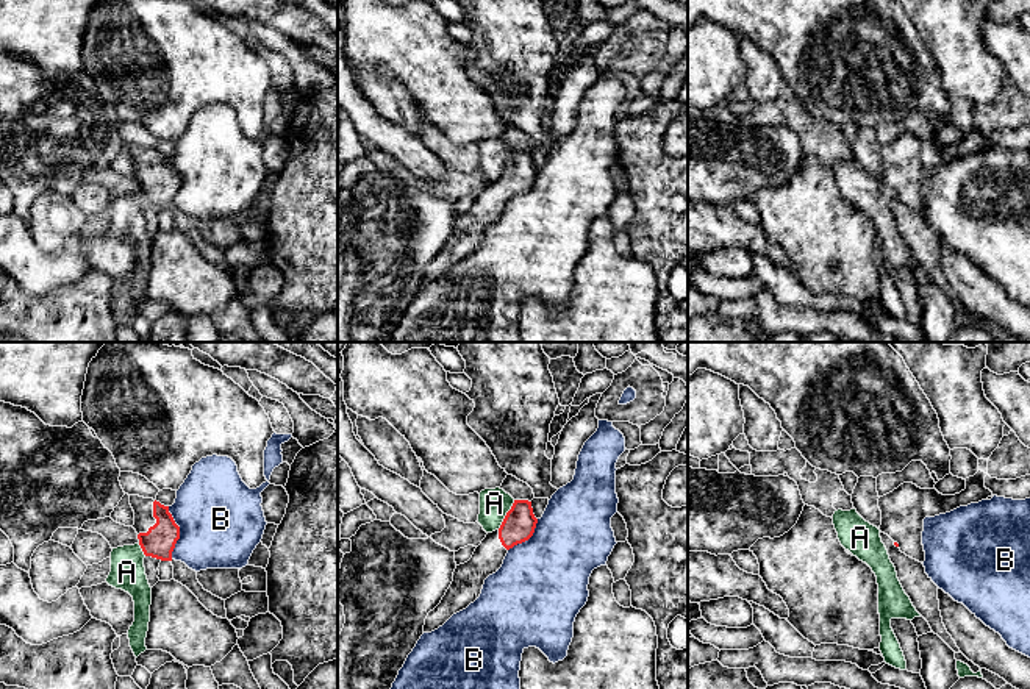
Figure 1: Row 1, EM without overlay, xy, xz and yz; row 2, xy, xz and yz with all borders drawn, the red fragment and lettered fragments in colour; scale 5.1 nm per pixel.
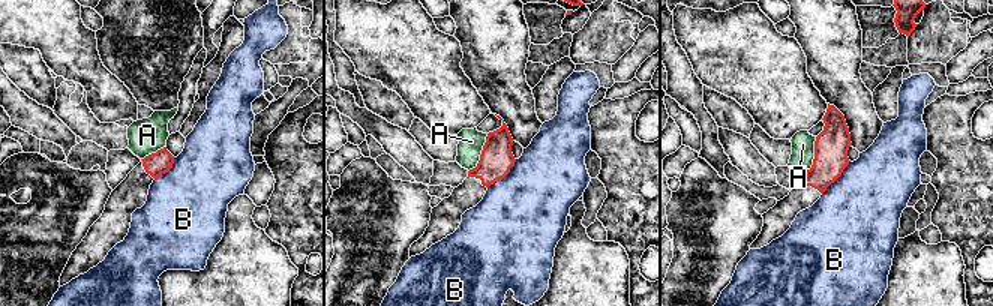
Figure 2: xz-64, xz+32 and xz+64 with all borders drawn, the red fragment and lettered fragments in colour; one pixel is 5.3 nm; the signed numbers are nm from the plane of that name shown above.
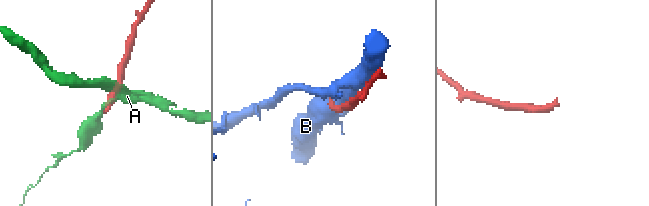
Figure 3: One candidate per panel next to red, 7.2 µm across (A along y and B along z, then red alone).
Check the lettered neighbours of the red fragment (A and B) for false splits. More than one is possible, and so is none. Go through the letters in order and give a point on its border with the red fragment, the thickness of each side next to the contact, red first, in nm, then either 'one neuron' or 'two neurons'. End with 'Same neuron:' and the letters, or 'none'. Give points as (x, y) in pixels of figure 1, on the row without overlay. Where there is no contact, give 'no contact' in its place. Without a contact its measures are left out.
A: meets red in xz at (507, 164); 170 nm thick on the red side, 160 nm on the other; two neurons
B: meets red in xy at (178, 183); 160 nm thick on the red side, 440 nm on the other; two neurons
Same neuron: none

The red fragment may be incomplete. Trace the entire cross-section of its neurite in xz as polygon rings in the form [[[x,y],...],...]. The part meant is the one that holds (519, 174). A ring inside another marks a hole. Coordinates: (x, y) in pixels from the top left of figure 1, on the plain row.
[[[514,150],[500,178],[486,184],[467,212],[456,216],[450,237],[425,269],[424,283],[438,280],[453,264],[474,253],[481,244],[485,230],[502,217],[510,198],[533,186],[536,173],[531,152]]]

